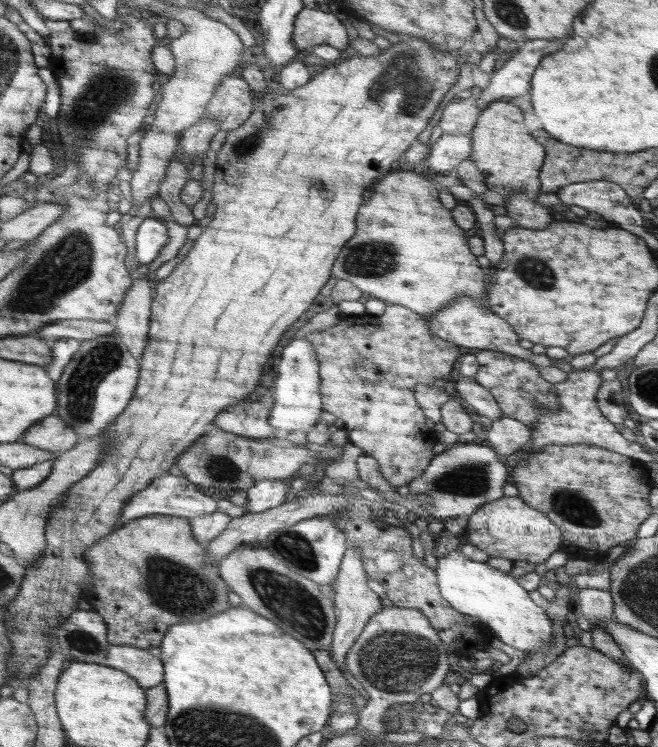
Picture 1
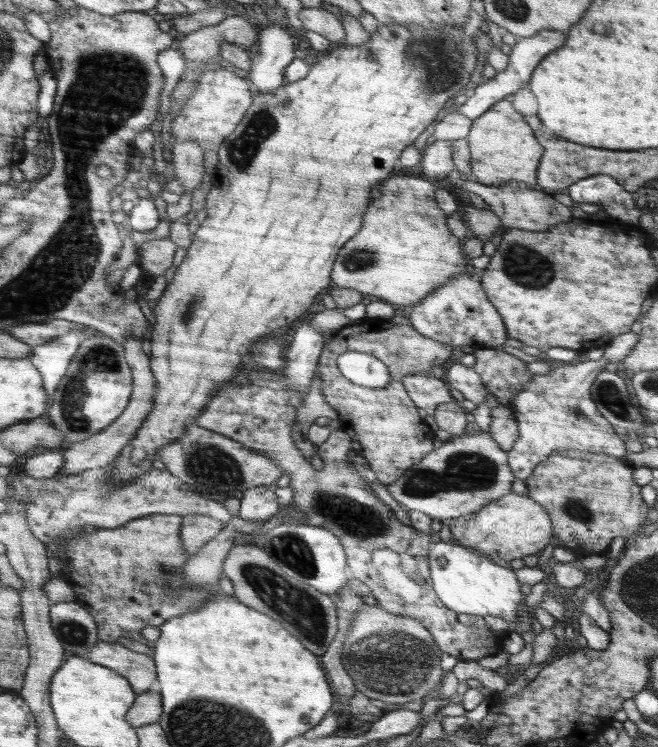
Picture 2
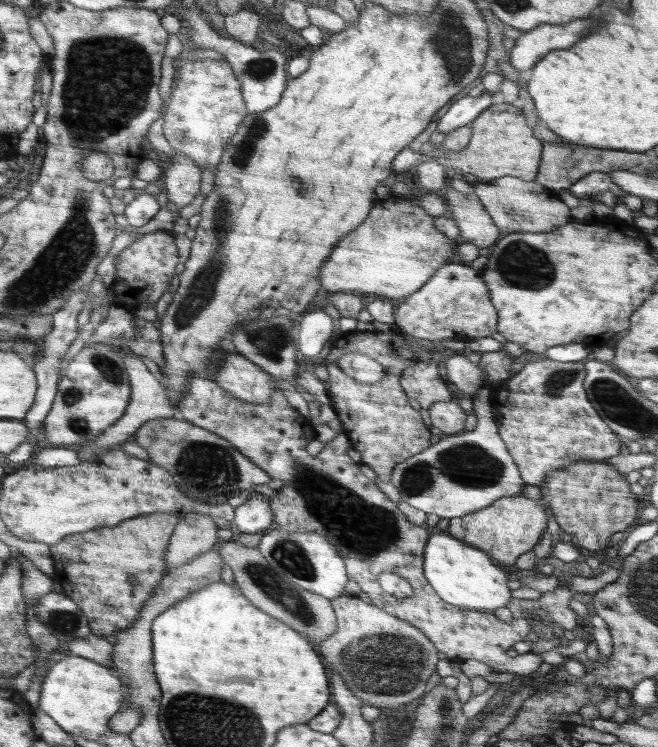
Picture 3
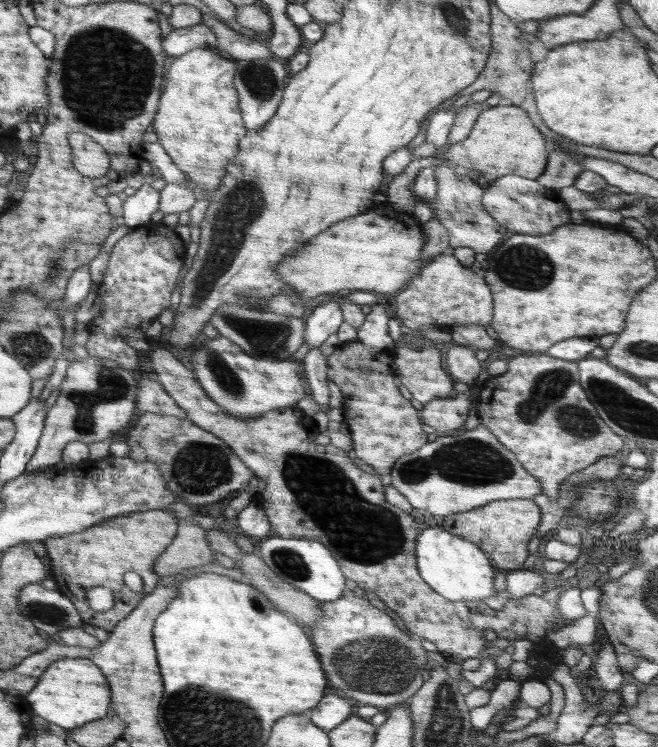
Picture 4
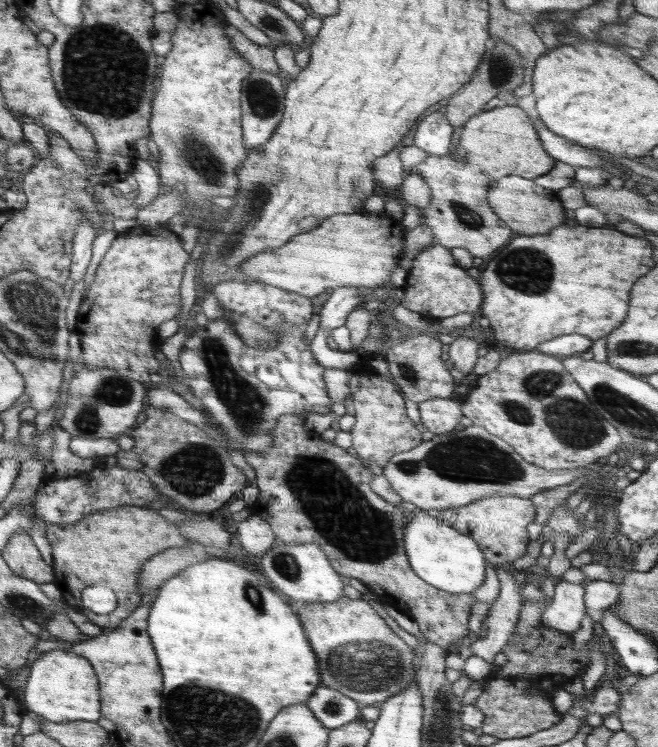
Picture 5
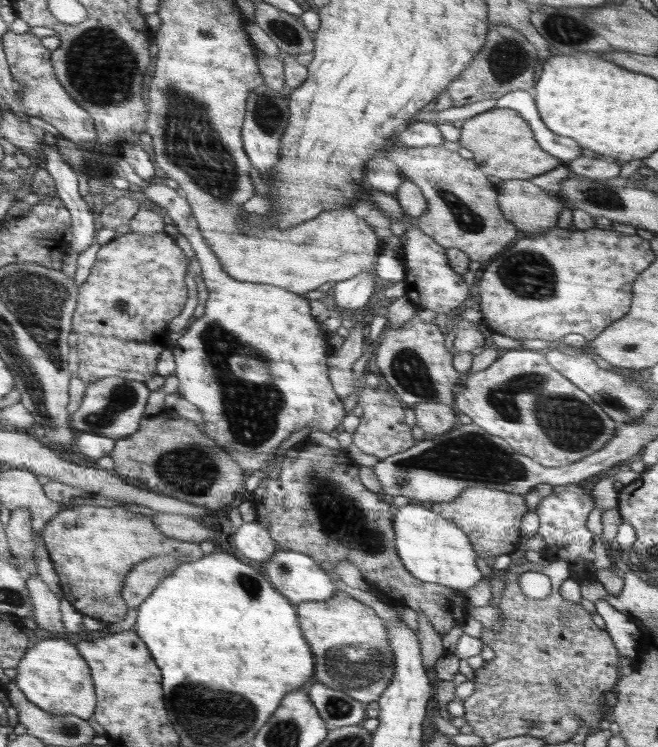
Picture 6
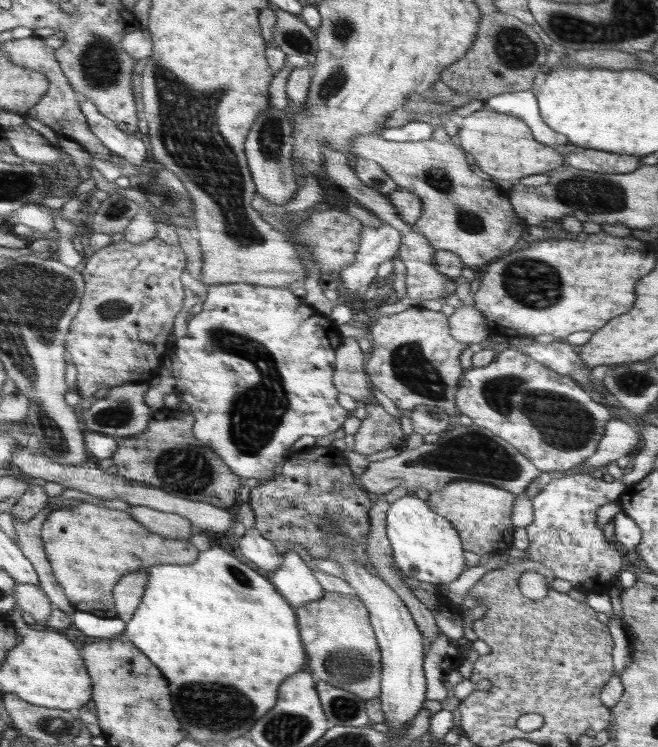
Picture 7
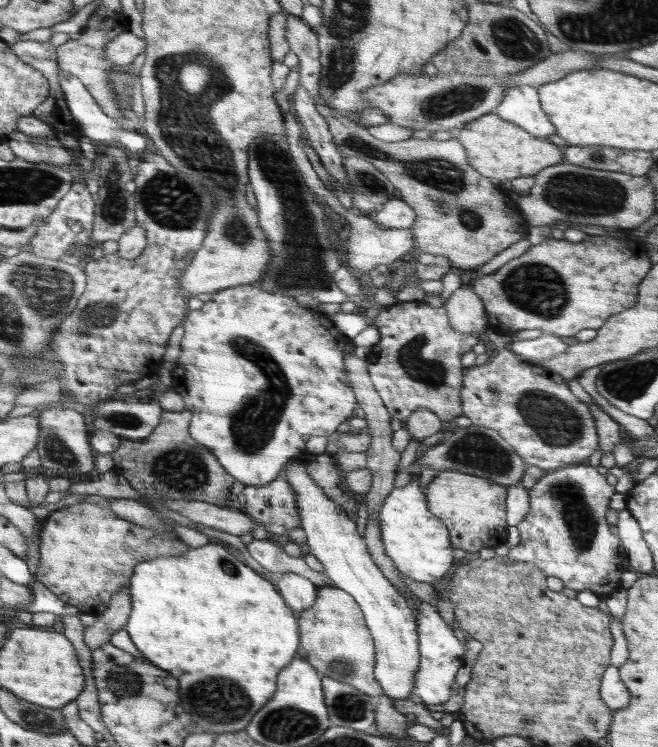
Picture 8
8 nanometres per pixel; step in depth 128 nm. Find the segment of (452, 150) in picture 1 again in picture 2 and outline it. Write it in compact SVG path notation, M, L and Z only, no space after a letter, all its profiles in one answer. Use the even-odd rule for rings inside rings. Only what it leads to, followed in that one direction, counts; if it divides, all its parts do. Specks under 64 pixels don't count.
M437 140L431 146L425 147L422 154L420 162L422 174L428 176L432 182L437 180L437 185L442 185L447 178L447 174L455 169L450 141Z

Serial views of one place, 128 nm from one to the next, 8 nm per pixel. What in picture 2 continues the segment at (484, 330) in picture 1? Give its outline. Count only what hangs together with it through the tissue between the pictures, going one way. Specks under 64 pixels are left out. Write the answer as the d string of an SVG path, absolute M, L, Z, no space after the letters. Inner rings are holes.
M467 272L455 274L446 284L440 284L438 289L428 293L418 304L412 306L408 316L410 324L417 333L453 347L498 349L509 338L501 314L487 299L481 281L474 280Z

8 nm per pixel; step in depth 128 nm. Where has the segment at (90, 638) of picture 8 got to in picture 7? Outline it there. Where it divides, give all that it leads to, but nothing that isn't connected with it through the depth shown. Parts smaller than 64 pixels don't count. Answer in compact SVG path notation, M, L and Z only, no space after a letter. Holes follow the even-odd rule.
M138 569L134 572L126 574L120 582L120 586L116 586L115 607L117 617L124 623L128 622L135 610L138 608L147 585L149 572L147 569Z

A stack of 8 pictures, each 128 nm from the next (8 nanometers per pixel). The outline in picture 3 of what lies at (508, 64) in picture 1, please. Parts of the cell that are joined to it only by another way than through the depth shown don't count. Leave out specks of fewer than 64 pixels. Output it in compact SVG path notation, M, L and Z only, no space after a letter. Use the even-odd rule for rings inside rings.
M588 18L564 25L540 24L525 31L525 34L516 40L516 45L509 54L509 62L514 69L528 75L544 55L560 48L568 48L586 34L590 34ZM485 90L479 97L472 97L468 94L460 95L450 109L440 118L436 131L446 134L461 126L470 125L479 114L482 114L499 98L500 96L491 95Z

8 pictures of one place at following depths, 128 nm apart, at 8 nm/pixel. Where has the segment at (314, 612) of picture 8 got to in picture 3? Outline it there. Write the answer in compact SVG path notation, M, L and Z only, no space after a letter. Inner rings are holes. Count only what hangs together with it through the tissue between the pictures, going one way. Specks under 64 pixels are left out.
M342 594L331 600L336 615L336 633L324 639L320 646L320 654L326 658L327 670L336 671L344 684L355 697L375 707L384 707L384 712L392 712L400 704L408 704L425 695L426 682L436 672L438 649L424 636L420 630L396 618L380 607L368 604L357 596Z

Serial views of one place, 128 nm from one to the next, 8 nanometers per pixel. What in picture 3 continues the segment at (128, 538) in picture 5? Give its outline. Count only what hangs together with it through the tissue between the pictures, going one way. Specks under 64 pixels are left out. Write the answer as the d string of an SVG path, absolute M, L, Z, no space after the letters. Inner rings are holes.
M174 513L141 515L123 521L120 526L114 526L114 528L100 528L100 530L92 530L86 534L74 534L64 537L56 544L49 545L55 572L52 579L60 584L62 592L77 603L80 610L87 615L92 635L106 638L136 623L142 607L149 601L156 587L169 571L164 557L166 557L169 540L179 518L180 515ZM129 576L136 578L138 583L135 585L129 583Z

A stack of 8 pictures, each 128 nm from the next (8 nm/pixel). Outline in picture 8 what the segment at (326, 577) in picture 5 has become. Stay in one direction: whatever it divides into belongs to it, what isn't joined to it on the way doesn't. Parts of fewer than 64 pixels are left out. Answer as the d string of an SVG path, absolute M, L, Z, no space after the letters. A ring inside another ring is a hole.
M283 573L278 582L278 592L294 613L302 613L316 600L318 587L307 578L296 573Z

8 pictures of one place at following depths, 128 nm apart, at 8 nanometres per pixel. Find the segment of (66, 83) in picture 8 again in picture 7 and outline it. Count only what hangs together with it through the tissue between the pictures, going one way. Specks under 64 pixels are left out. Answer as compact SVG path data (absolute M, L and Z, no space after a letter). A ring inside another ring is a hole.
M79 95L81 110L87 115L91 129L99 137L100 142L113 155L126 159L129 163L141 165L148 154L140 135L122 132L109 118L102 116L94 103L85 96Z

